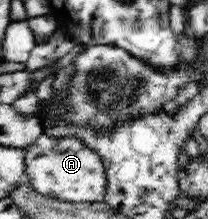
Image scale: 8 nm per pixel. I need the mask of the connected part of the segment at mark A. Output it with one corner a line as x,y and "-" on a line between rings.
45,132
24,150
25,177
45,196
63,202
98,203
106,197
107,176
99,155
79,139
53,138

